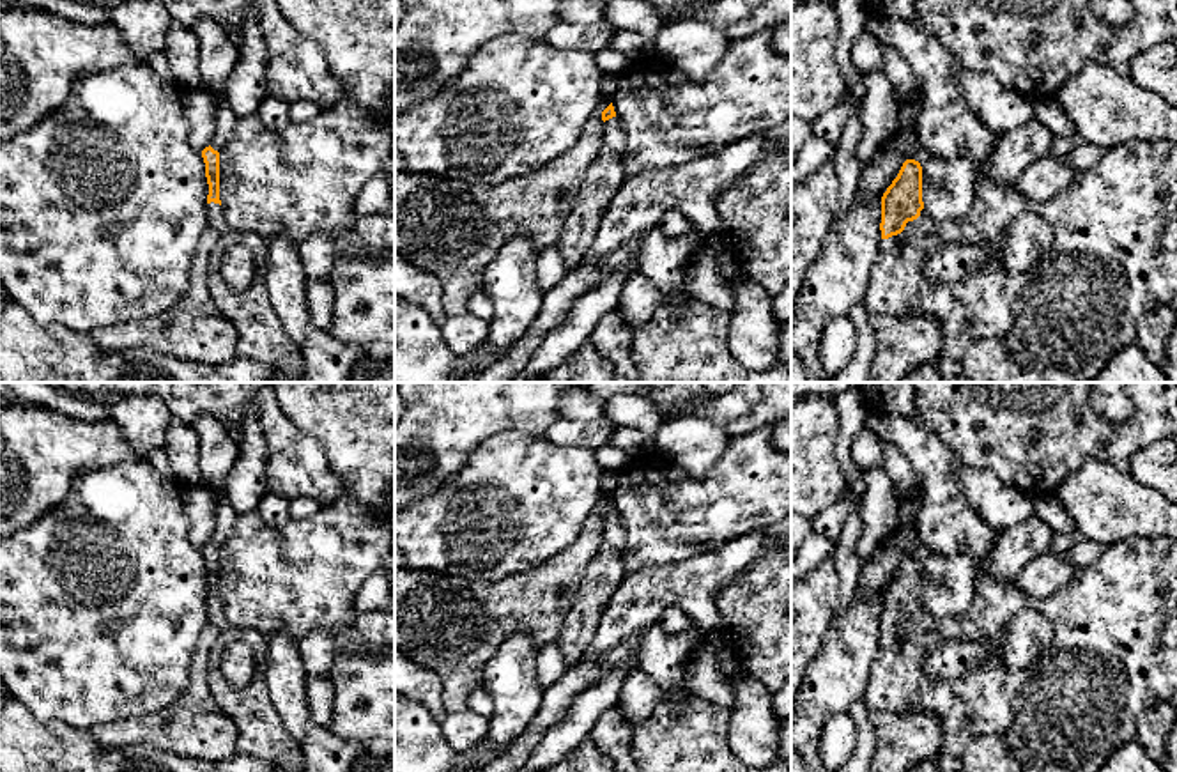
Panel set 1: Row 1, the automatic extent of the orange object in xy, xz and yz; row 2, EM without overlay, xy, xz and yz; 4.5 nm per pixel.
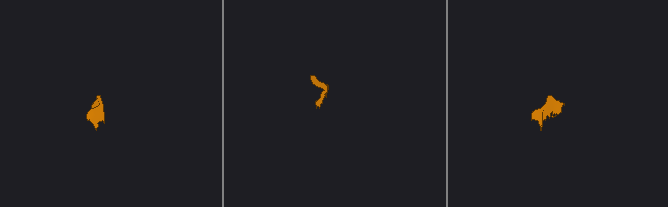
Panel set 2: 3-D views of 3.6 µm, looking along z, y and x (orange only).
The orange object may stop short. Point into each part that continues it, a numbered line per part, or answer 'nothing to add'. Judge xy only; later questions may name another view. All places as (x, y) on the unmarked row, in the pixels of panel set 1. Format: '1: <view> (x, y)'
1: xy (261, 733)

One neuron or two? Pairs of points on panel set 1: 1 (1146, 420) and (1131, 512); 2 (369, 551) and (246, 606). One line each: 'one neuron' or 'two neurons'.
1: two neurons
2: one neuron

